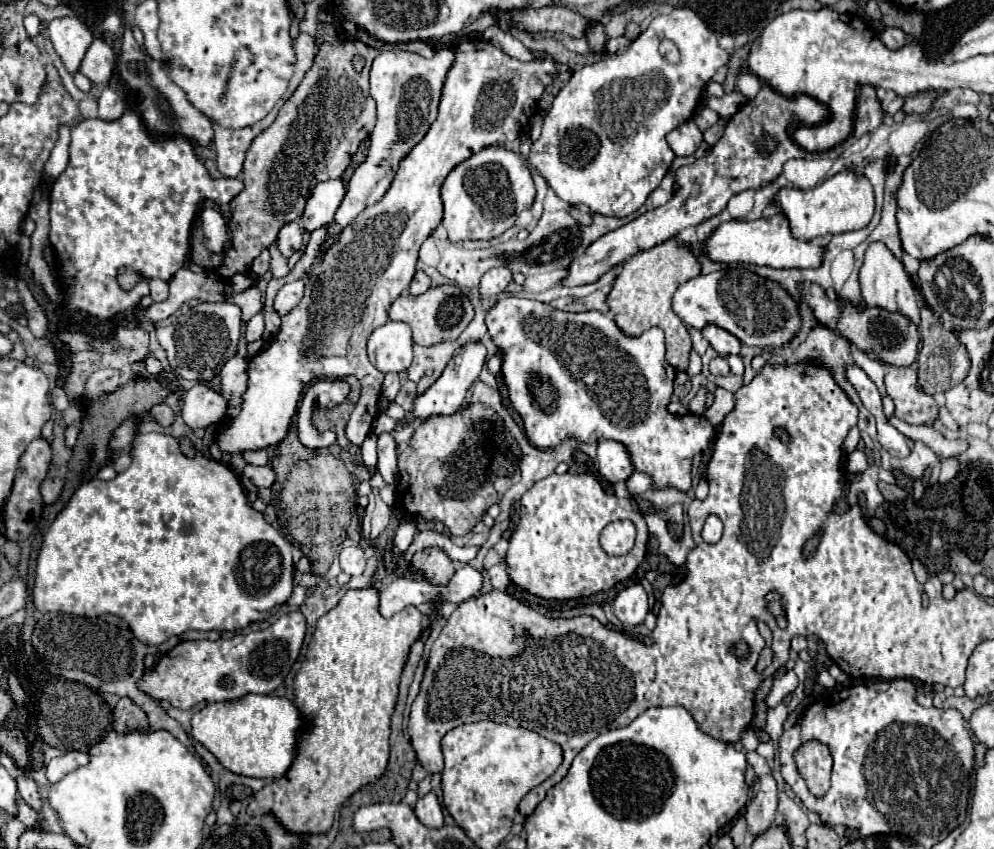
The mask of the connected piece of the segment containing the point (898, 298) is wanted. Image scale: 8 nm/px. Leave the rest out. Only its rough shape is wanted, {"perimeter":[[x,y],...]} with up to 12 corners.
{"perimeter":[[874,241],[860,269],[862,301],[920,323],[916,289]]}

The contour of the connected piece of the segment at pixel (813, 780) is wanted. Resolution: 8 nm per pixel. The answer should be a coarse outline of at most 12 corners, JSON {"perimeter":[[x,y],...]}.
{"perimeter":[[820,741],[794,753],[798,773],[812,795],[830,787],[832,753]]}

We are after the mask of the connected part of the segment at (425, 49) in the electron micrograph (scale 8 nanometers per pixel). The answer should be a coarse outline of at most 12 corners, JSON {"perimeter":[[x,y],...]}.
{"perimeter":[[424,41],[404,43],[406,51],[422,57],[434,55],[432,47]]}

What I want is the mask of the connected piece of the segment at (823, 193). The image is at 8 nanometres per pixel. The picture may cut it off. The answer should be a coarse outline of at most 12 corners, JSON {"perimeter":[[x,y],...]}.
{"perimeter":[[840,171],[814,191],[778,189],[792,235],[810,241],[866,227],[874,191]]}

